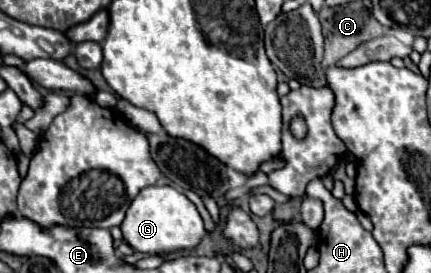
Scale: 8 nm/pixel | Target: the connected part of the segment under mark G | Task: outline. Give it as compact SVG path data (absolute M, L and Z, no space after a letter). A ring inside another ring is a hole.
M151 185L139 191L131 201L127 215L121 223L123 239L141 253L173 253L181 249L193 249L205 235L203 219L197 207L187 199L185 193L173 185Z

